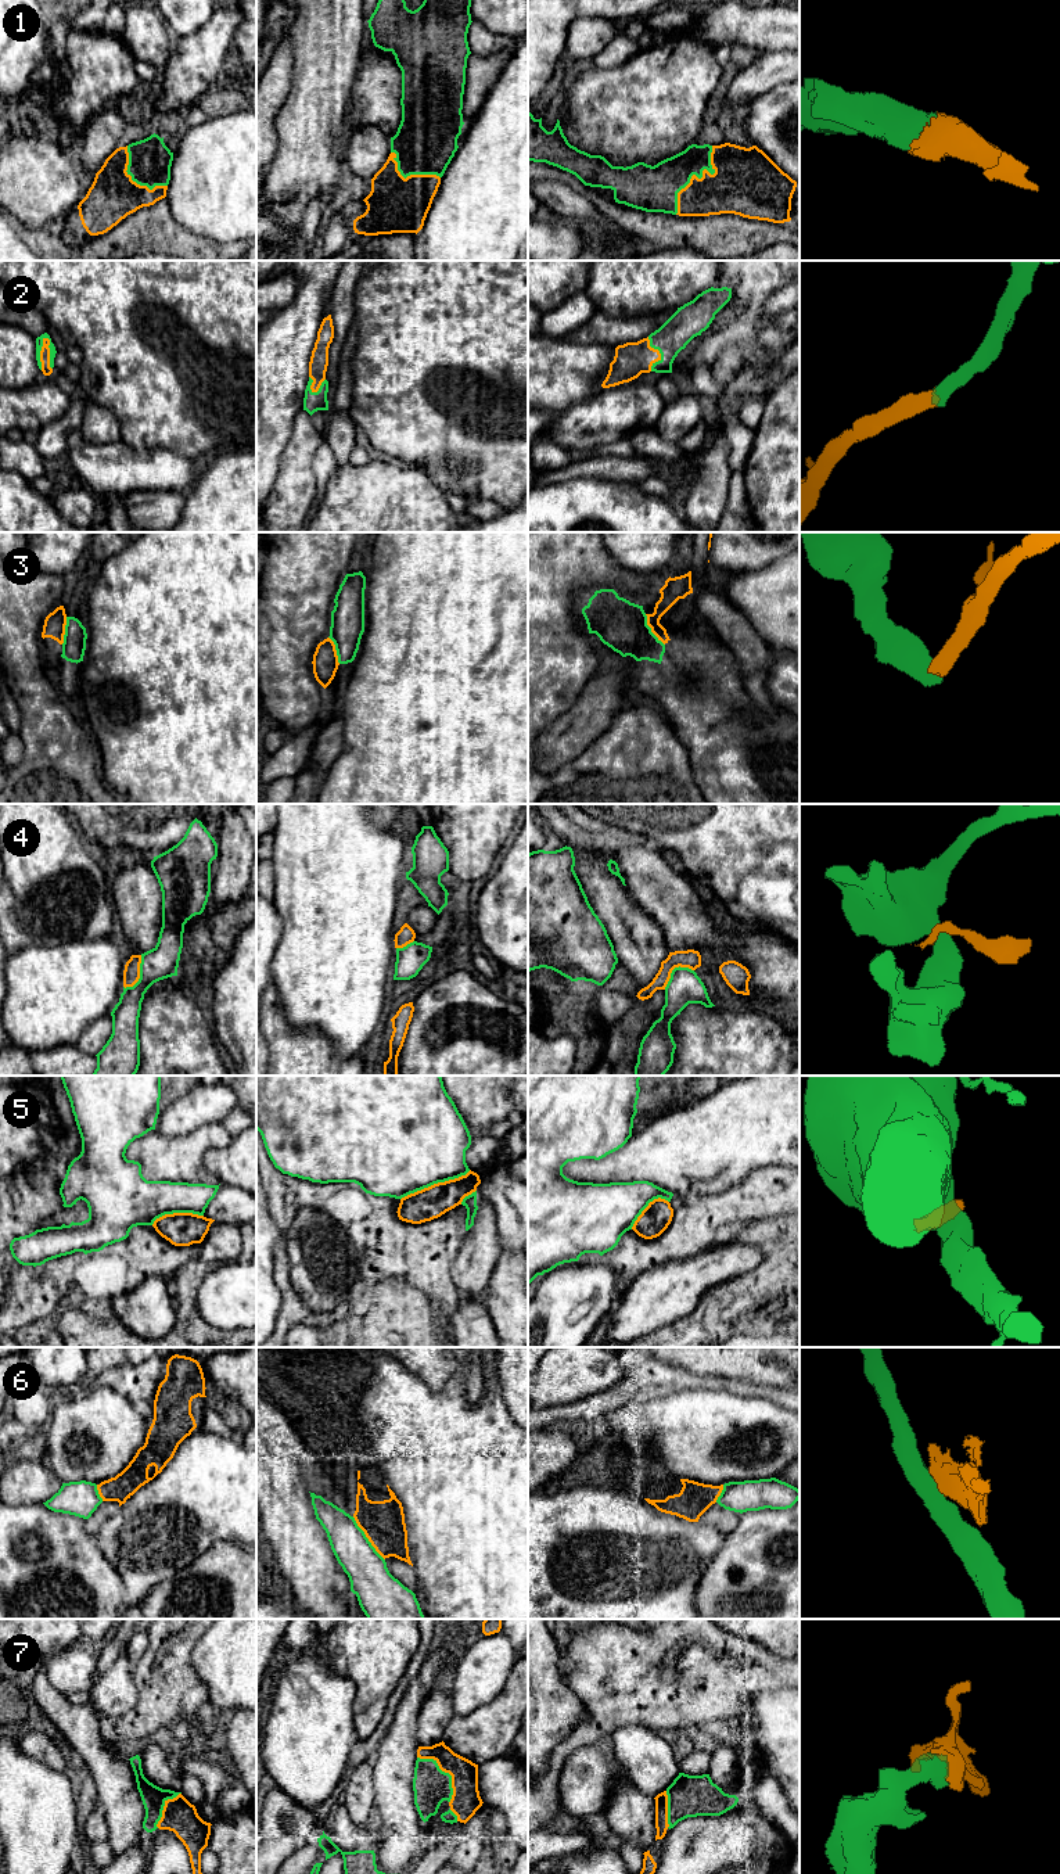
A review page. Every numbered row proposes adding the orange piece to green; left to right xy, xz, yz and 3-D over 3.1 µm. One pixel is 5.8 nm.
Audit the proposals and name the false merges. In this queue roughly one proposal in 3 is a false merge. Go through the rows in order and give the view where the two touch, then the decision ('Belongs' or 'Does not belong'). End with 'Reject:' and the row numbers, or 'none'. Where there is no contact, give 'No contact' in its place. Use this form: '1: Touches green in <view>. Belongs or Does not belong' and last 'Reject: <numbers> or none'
1: Touches green in yz. Belongs
2: Touches green in xy. Belongs
3: Touches green in yz. Does not belong
4: Touches green in xy. Does not belong
5: Touches green in xz. Does not belong
6: Touches green in xz. Does not belong
7: Touches green in xz. Belongs
Reject: 3, 4, 5, 6

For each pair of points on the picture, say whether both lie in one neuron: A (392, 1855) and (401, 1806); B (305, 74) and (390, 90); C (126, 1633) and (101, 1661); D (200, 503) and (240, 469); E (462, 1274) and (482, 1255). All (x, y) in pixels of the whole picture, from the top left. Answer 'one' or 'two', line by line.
A: one
B: two
C: one
D: one
E: one

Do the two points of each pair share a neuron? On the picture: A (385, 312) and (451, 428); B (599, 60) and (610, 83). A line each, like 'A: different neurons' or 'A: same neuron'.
A: same neuron
B: different neurons

